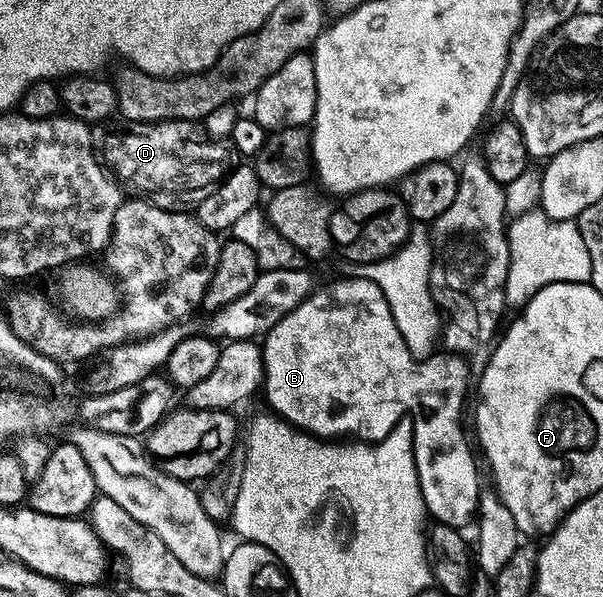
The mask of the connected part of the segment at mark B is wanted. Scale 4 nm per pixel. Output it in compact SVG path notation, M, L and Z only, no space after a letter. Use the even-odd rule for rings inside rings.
M345 277L345 281L336 281L325 289L317 288L309 293L306 300L298 303L298 307L263 338L262 393L272 404L269 405L271 412L297 429L325 439L349 437L365 443L381 441L402 420L401 405L412 413L408 415L412 422L412 447L416 450L416 478L424 493L427 516L433 522L463 530L464 525L473 524L482 496L476 457L460 422L464 396L468 393L468 365L456 353L436 351L431 357L413 357L390 315L378 283L369 277Z

